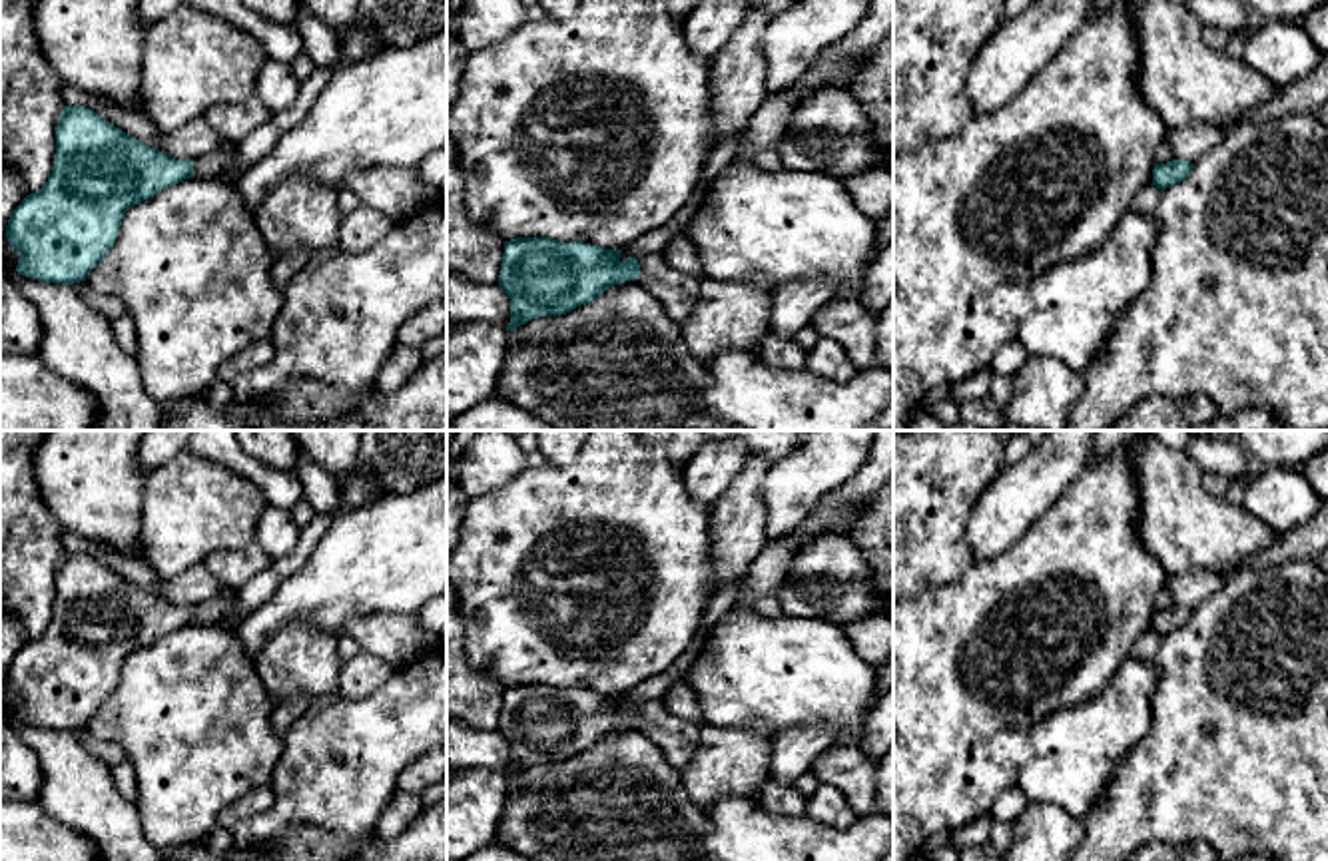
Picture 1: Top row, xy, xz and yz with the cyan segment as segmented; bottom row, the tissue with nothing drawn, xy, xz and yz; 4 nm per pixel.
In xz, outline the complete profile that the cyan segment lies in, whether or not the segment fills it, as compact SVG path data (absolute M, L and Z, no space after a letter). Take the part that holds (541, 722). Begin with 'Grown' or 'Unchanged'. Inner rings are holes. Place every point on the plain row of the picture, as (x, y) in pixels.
Grown. M552 684L504 688L498 731L510 745L508 777L600 743L612 731L638 725L676 767L684 769L696 753L700 727L672 716L660 700L620 706L622 696Z

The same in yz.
Unchanged. M1172 606L1168 610L1155 610L1153 630L1162 638L1174 630L1184 628L1192 618L1192 610L1184 606Z

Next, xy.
Grown. M64 552L52 620L6 672L20 700L16 718L46 729L86 727L114 694L128 656L193 620L213 626L241 618L231 590L195 610L175 606L86 552Z

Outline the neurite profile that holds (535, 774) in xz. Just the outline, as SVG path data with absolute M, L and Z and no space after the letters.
M550 761L550 763L538 763L532 765L520 773L516 773L514 777L510 777L510 783L518 785L518 787L528 787L532 783L538 783L542 779L552 777L564 761Z

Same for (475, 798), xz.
M453 769L447 779L447 861L463 861L497 841L510 777L497 769Z

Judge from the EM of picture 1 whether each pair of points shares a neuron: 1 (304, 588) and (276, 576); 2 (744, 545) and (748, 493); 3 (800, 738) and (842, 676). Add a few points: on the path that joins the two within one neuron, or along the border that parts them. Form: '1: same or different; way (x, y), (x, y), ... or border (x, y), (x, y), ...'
1: different; border (316, 547), (310, 559), (250, 612)
2: same; way (744, 533), (744, 505)
3: different; border (836, 734), (828, 726), (790, 726), (772, 738)

